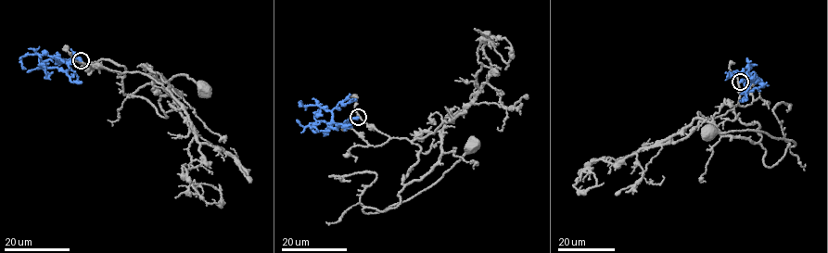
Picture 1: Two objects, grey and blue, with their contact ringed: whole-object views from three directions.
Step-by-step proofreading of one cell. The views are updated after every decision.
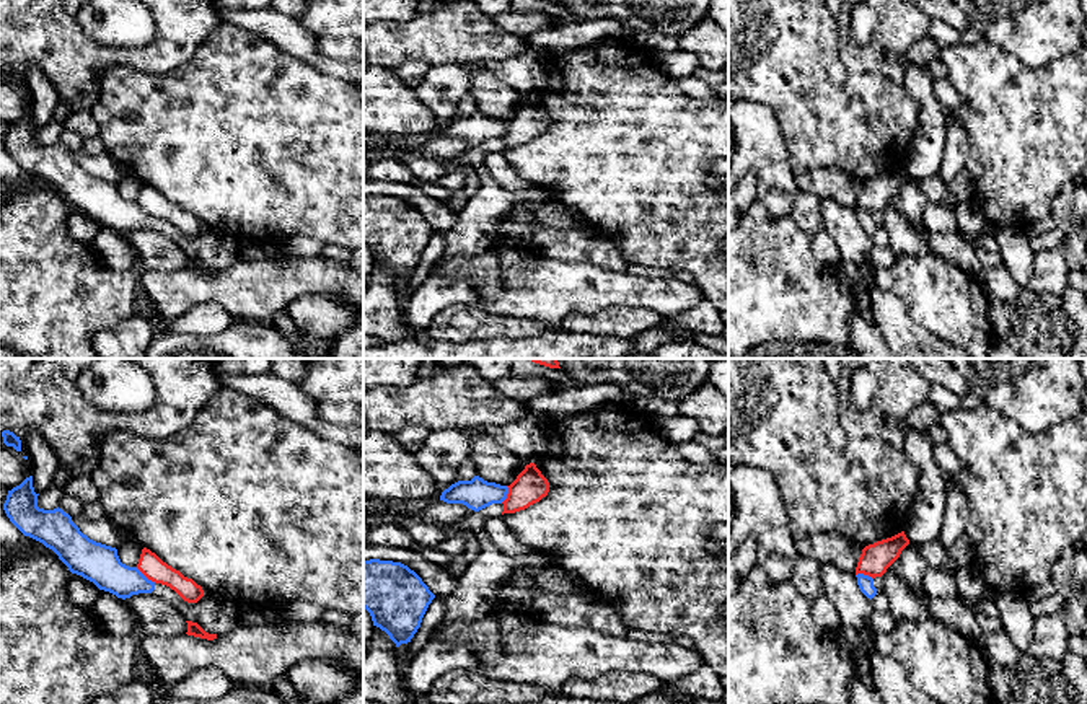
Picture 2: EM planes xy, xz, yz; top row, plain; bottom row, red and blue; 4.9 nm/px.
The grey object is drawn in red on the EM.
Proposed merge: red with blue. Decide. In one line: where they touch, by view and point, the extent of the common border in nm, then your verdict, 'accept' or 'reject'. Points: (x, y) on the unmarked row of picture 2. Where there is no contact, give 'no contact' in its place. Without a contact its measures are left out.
contact xy (145, 211); length 130 nm; reject

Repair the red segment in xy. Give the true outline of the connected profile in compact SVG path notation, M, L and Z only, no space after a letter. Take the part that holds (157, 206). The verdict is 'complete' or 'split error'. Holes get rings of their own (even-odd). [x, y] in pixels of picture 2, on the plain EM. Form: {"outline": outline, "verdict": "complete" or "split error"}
{"outline": "M147 183L142 184L137 204L148 215L174 225L187 238L197 238L204 231L204 225L200 220L163 197L155 187Z", "verdict": "complete"}

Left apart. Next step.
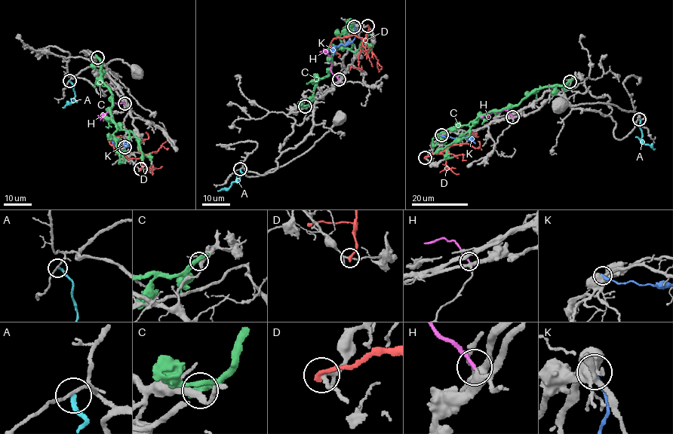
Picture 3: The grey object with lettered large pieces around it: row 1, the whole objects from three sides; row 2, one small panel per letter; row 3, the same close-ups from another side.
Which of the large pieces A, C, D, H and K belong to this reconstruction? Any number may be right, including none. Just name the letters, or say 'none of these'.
H

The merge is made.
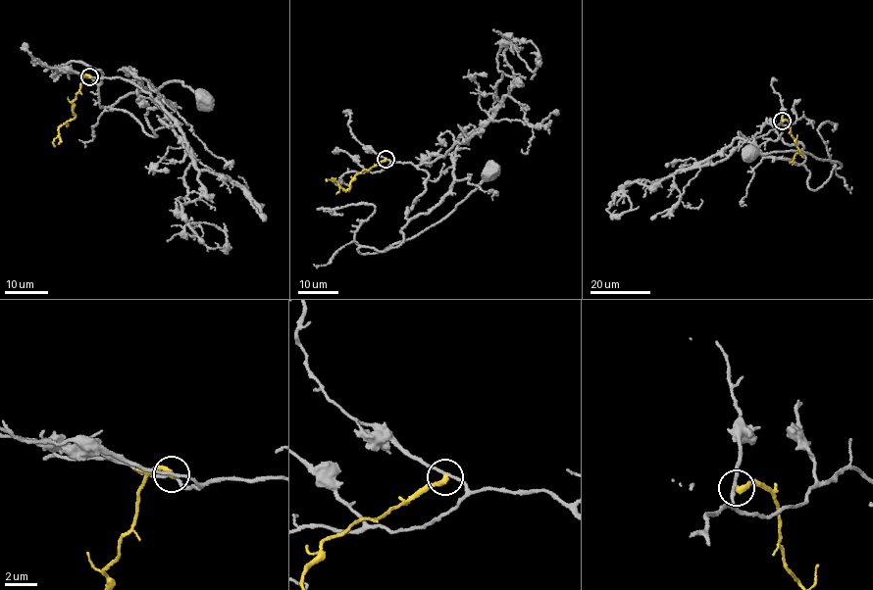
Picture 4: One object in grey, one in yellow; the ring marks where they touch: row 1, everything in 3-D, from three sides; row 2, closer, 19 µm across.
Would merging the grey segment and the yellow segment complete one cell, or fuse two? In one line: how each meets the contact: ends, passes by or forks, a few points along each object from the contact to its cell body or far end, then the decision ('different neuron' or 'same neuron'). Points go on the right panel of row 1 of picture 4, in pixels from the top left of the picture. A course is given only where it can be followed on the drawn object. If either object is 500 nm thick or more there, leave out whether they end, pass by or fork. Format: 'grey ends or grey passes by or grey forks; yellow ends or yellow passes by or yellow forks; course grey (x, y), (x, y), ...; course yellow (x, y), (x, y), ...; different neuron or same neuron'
grey passes by; yellow ends; course grey (782, 120), (775, 131), (784, 142), (803, 146), (809, 188), (818, 188), (842, 167), (793, 150), (749, 156); course yellow (782, 121), (789, 122), (800, 152), (795, 154), (793, 165); different neuron

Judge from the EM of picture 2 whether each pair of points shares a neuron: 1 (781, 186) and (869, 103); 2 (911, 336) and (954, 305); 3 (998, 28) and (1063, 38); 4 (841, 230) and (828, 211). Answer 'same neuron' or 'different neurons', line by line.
1: different neurons
2: different neurons
3: same neuron
4: same neuron

